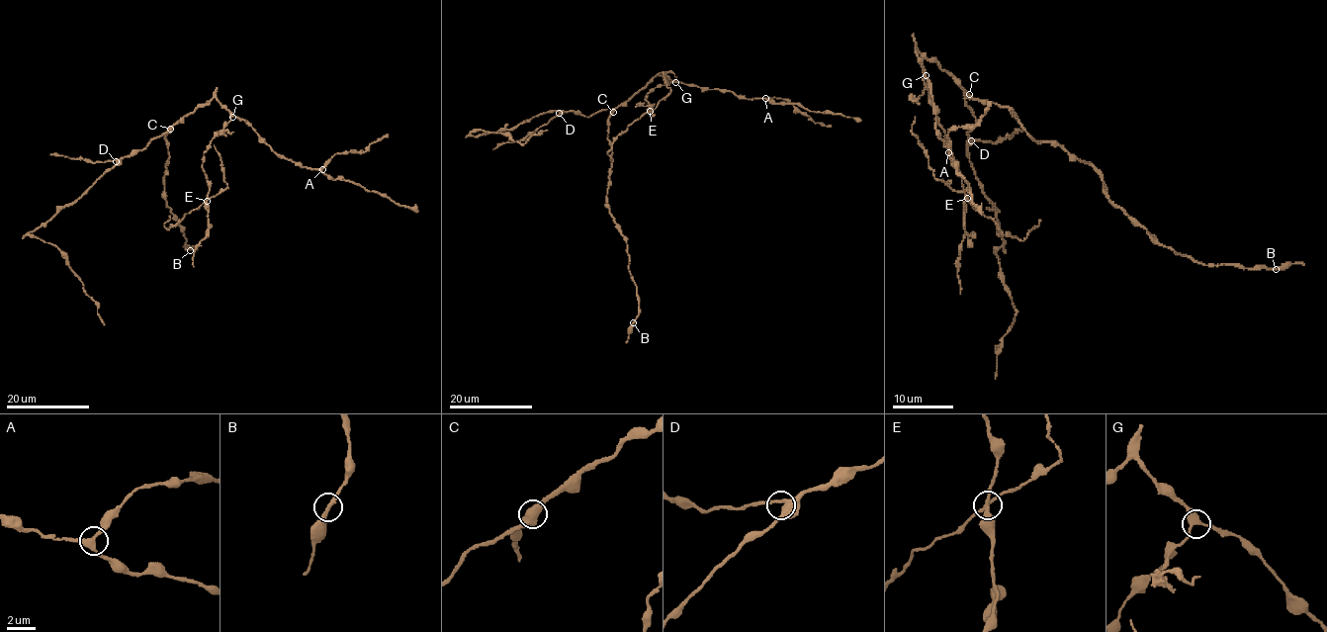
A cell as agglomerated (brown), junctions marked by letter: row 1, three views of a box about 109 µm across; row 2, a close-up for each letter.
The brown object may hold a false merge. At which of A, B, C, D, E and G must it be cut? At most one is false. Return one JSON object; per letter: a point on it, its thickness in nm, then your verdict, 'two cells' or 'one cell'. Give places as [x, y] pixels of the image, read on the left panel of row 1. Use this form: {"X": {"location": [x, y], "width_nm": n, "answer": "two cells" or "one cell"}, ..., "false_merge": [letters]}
{"A": {"location": [322, 169], "width_nm": 320, "answer": "one cell"}, "B": {"location": [190, 250], "width_nm": 280, "answer": "one cell"}, "C": {"location": [170, 129], "width_nm": 480, "answer": "one cell"}, "D": {"location": [116, 161], "width_nm": 400, "answer": "one cell"}, "E": {"location": [207, 201], "width_nm": 240, "answer": "two cells"}, "G": {"location": [232, 117], "width_nm": 320, "answer": "one cell"}, "false_merge": ["E"]}

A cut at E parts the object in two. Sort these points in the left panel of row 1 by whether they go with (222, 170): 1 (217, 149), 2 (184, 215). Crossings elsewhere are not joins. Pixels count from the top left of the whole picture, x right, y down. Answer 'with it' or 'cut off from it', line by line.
1: with it
2: with it

